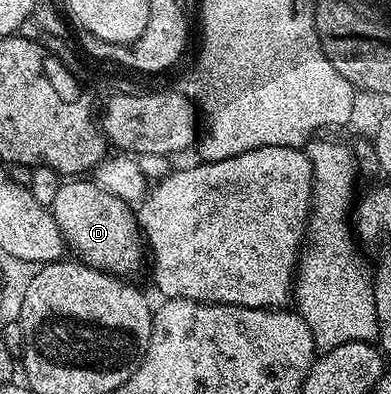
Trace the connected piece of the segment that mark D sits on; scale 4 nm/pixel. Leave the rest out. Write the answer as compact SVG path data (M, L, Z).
M65 179L54 195L50 211L64 235L67 251L79 263L101 268L121 278L131 277L131 272L138 271L143 260L145 263L146 244L133 205L108 193L91 179Z

